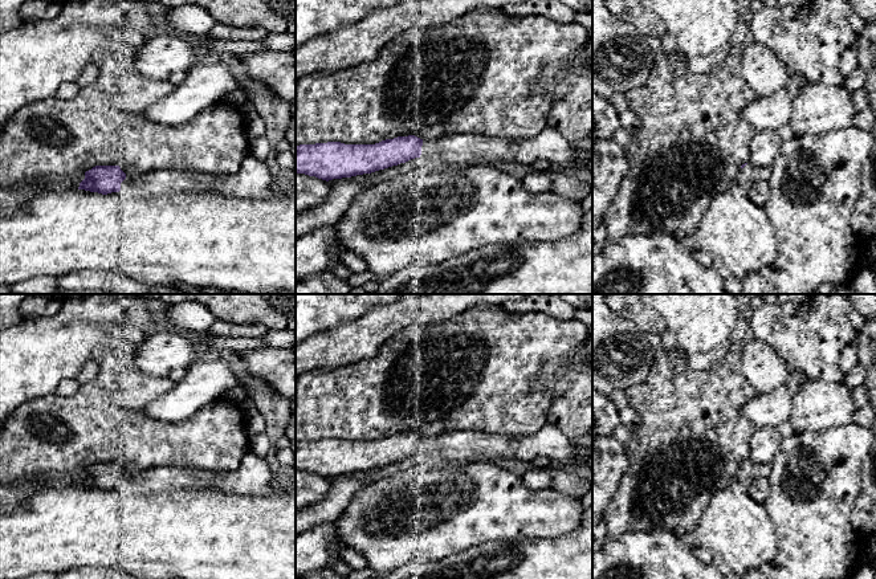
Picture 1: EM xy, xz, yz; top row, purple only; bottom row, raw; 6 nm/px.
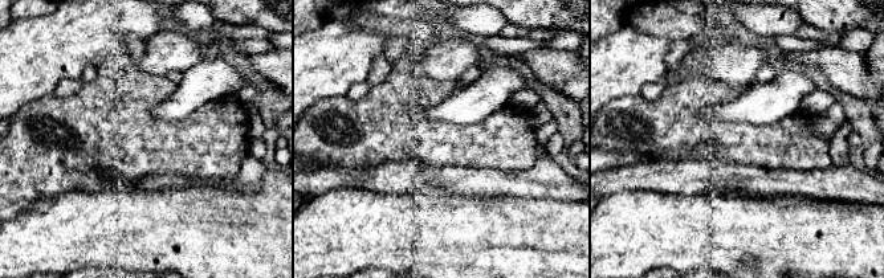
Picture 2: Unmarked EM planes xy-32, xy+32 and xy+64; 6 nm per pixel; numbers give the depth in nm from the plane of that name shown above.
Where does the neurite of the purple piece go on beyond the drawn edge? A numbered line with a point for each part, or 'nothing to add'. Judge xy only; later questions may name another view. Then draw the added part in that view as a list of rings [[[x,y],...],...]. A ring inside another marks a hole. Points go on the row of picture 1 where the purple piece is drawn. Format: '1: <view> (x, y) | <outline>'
1: xy (253, 179) | [[[246,155],[235,175],[211,176],[182,171],[151,171],[121,183],[121,191],[133,197],[211,191],[224,196],[265,199],[274,188],[273,176],[262,160]]]

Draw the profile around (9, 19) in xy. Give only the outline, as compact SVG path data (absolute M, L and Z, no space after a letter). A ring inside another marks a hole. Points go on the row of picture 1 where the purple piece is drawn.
M0 0L0 34L20 26L19 9L29 0Z

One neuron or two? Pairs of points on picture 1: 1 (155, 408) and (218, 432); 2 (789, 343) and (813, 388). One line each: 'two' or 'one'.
1: two
2: two

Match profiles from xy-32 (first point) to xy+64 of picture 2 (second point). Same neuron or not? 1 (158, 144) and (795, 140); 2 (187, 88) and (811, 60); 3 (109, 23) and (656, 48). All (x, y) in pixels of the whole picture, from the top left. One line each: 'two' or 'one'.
1: one
2: two
3: one

